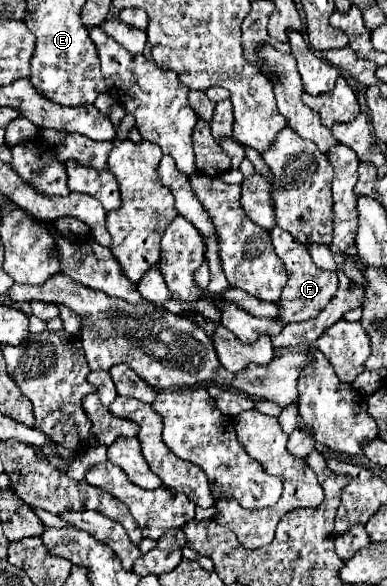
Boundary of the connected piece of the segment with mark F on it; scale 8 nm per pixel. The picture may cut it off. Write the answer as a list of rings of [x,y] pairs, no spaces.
[[[274,227],[270,231],[270,237],[272,237],[274,251],[284,261],[286,271],[288,271],[288,283],[280,295],[280,301],[278,301],[280,315],[276,317],[276,321],[282,321],[282,325],[290,325],[290,323],[302,323],[302,321],[314,319],[328,305],[328,301],[334,297],[334,293],[338,289],[336,273],[316,267],[312,263],[308,249],[300,241],[296,241],[290,233],[282,231],[280,227]]]

